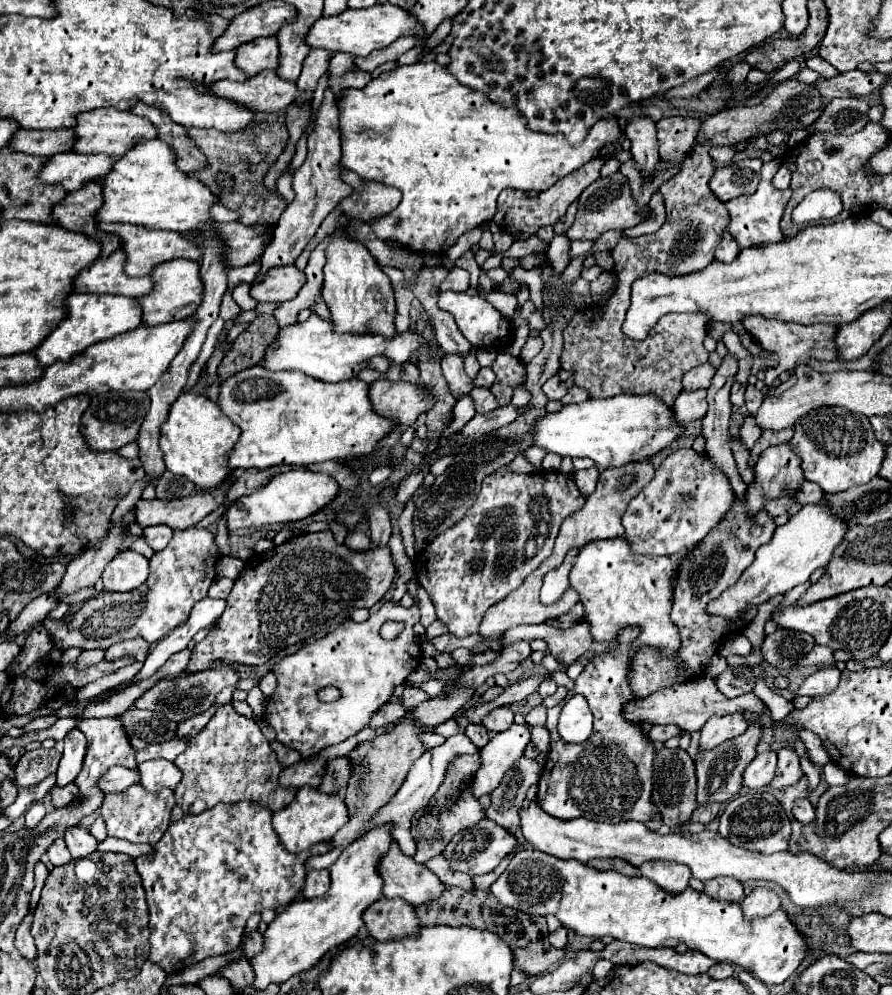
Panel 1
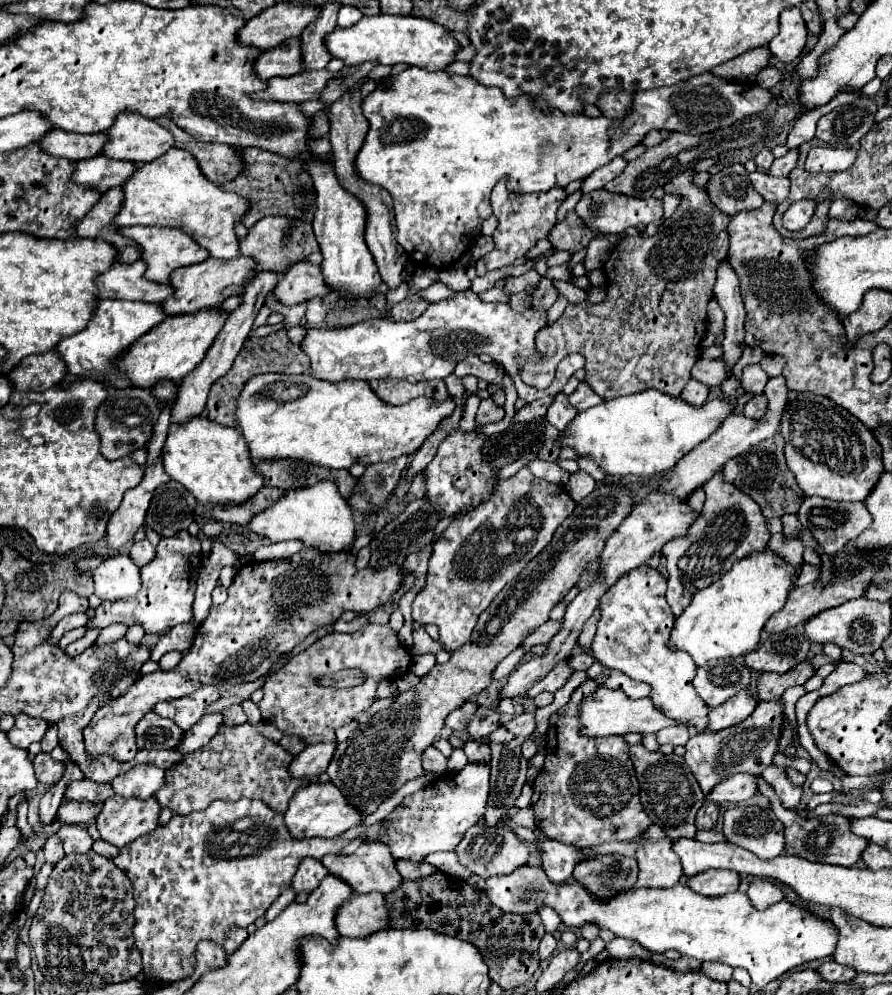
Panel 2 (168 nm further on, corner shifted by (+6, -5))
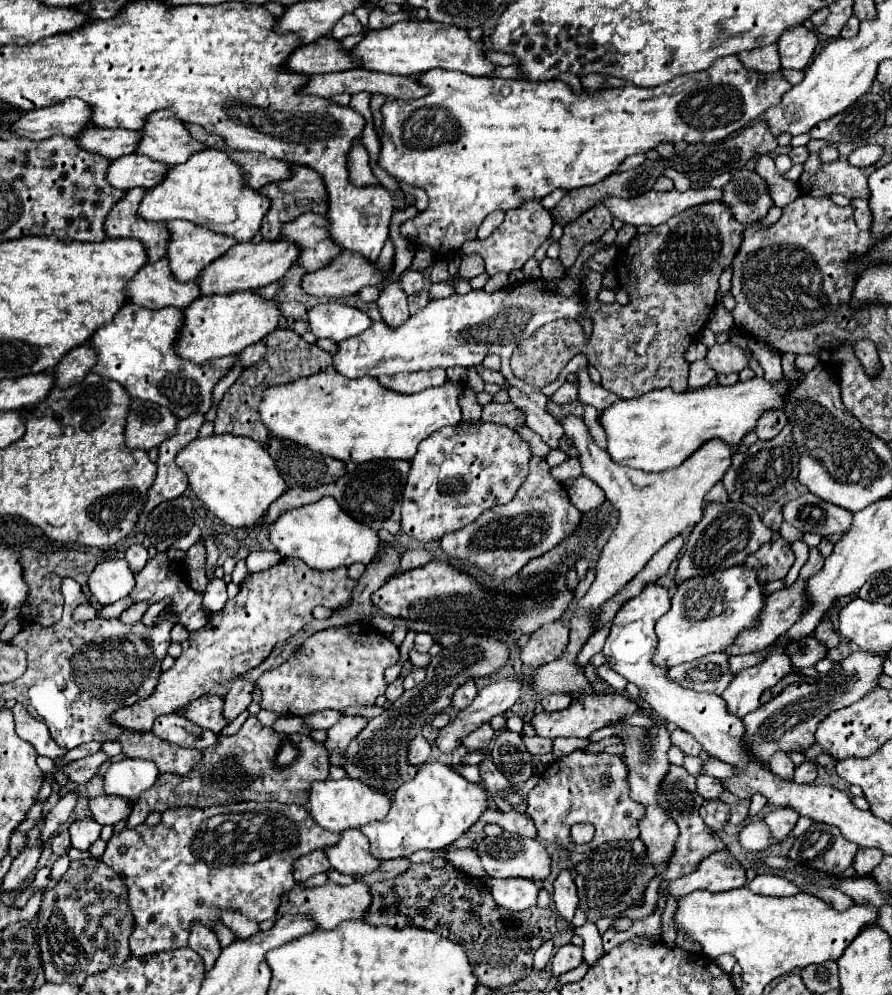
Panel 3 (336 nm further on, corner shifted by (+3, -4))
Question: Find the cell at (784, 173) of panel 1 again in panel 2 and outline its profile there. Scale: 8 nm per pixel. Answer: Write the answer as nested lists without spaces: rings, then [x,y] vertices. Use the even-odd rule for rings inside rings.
[[[792,148],[792,150],[788,150],[786,156],[776,158],[776,160],[772,162],[770,174],[772,174],[772,176],[788,176],[790,170],[796,166],[796,160],[798,160],[798,150]]]

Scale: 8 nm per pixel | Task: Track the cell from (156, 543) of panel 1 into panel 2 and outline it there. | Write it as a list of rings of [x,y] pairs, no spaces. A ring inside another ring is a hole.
[[[142,540],[142,542],[134,542],[134,546],[130,548],[130,558],[134,560],[136,566],[146,566],[148,562],[152,562],[156,554],[156,548],[148,542],[148,540]]]

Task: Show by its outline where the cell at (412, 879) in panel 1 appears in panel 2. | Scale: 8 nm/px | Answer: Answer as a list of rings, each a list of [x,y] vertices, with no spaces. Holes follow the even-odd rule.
[[[366,842],[352,854],[344,854],[344,852],[326,854],[322,858],[322,864],[330,874],[344,880],[354,892],[374,892],[376,890],[376,892],[388,894],[388,892],[396,890],[396,886],[400,886],[400,882],[402,882],[402,876],[398,874],[396,866],[394,866],[394,858],[392,858],[390,850],[382,842]]]

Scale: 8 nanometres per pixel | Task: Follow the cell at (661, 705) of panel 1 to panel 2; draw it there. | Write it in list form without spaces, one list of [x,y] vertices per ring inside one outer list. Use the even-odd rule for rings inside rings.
[[[598,686],[588,698],[580,702],[580,736],[600,738],[600,736],[618,736],[626,732],[658,732],[670,726],[672,720],[664,716],[656,706],[652,706],[650,698],[632,700],[620,690],[608,690],[606,686]]]

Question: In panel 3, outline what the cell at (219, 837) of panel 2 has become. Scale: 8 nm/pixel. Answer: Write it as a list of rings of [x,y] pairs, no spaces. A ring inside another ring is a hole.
[[[243,801],[243,803],[235,803],[235,805],[223,805],[223,807],[207,807],[207,809],[195,809],[195,807],[179,807],[179,809],[167,809],[163,813],[163,821],[157,825],[157,827],[147,827],[145,823],[143,825],[137,825],[135,829],[123,829],[121,833],[113,833],[113,837],[107,841],[107,849],[103,853],[103,861],[123,877],[127,889],[129,889],[129,907],[135,915],[135,929],[133,929],[133,935],[129,939],[129,947],[131,947],[131,953],[135,957],[145,957],[145,955],[151,955],[151,953],[159,953],[159,951],[171,951],[171,949],[181,949],[181,947],[189,947],[187,945],[187,937],[189,937],[189,931],[191,931],[191,925],[195,919],[199,919],[203,925],[207,925],[209,929],[213,927],[215,921],[219,921],[221,917],[221,911],[233,911],[233,913],[241,913],[257,923],[261,921],[267,921],[267,919],[273,919],[277,915],[277,909],[281,905],[281,897],[283,893],[287,893],[291,889],[291,879],[293,879],[293,863],[301,857],[301,855],[307,855],[311,851],[317,851],[317,849],[327,849],[331,845],[337,845],[339,843],[339,833],[331,833],[331,831],[325,831],[321,829],[319,825],[313,823],[307,807],[303,805],[283,805],[283,803],[271,803],[271,801]]]

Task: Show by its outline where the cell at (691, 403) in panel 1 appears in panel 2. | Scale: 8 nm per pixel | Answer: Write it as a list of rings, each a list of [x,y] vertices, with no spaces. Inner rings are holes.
[[[694,378],[688,380],[688,384],[684,386],[680,398],[692,406],[702,406],[708,400],[708,386],[704,386],[702,382],[696,382]]]

